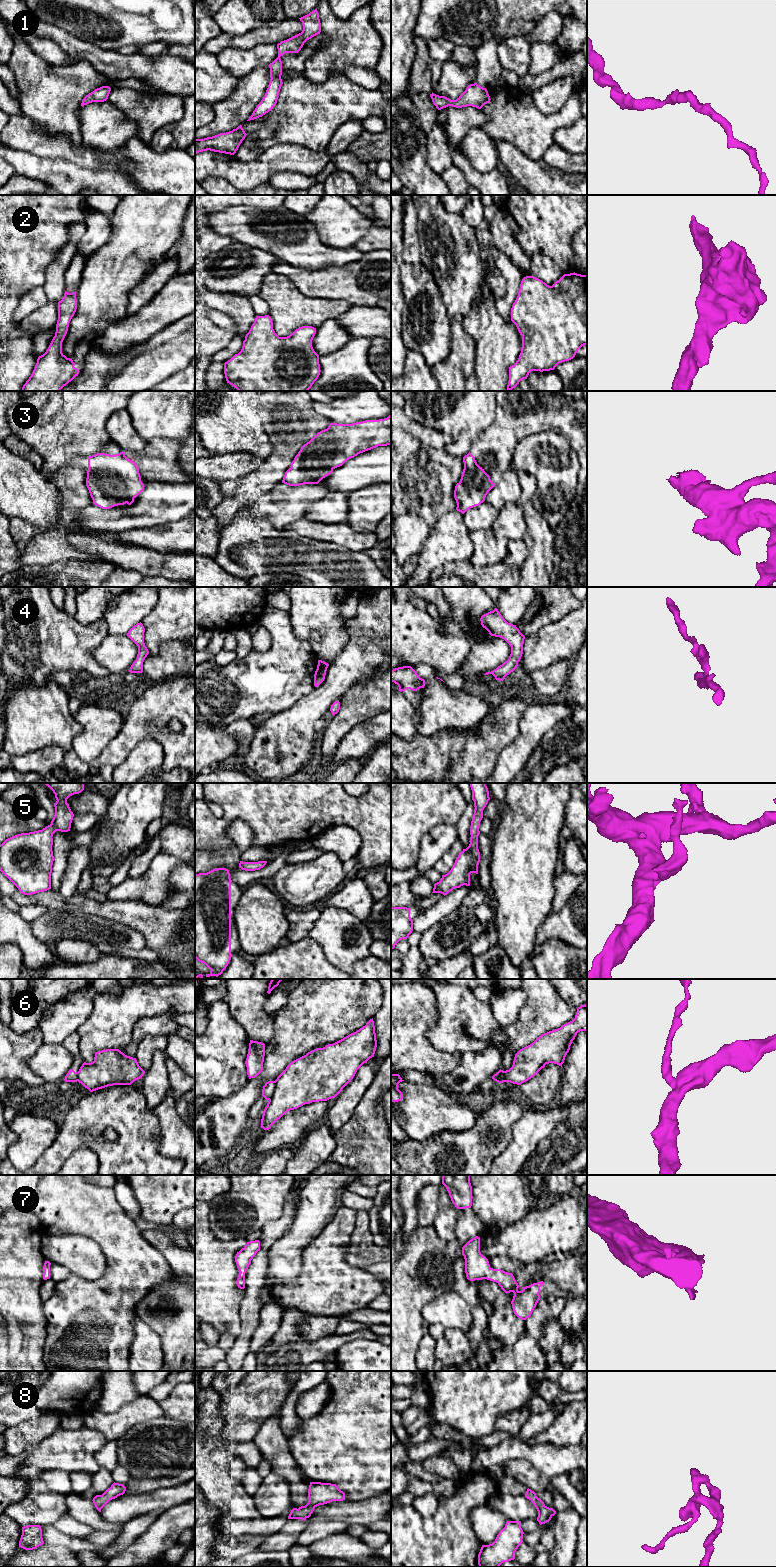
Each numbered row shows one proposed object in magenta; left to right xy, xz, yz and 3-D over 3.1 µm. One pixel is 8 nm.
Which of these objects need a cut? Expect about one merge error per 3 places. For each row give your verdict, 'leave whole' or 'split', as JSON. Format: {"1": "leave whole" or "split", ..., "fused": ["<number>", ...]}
{"1": "leave whole", "2": "leave whole", "3": "leave whole", "4": "leave whole", "5": "leave whole", "6": "split", "7": "leave whole", "8": "leave whole", "fused": ["6"]}

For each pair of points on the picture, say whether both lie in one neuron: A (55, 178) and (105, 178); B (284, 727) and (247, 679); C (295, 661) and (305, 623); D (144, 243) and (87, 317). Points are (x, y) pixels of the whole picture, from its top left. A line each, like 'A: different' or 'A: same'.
A: same
B: different
C: different
D: same

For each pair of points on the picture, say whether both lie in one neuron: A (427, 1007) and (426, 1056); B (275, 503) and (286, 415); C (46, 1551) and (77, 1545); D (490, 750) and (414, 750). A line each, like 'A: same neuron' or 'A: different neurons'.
A: same neuron
B: different neurons
C: different neurons
D: same neuron

